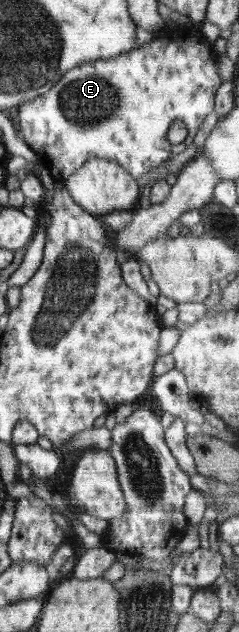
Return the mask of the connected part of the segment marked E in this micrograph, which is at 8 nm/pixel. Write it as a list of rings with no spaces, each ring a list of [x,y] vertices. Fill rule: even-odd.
[[[194,26],[165,27],[154,34],[150,43],[138,45],[134,51],[113,59],[86,62],[66,71],[52,89],[19,106],[19,128],[40,165],[48,169],[55,180],[65,182],[86,161],[96,158],[110,159],[124,167],[134,179],[140,179],[193,143],[206,116],[215,109],[215,97],[223,84],[218,74],[217,57],[220,55],[212,43],[203,38],[201,31],[195,32]],[[174,121],[184,122],[188,129],[186,139],[177,146],[168,140],[168,131]]]

